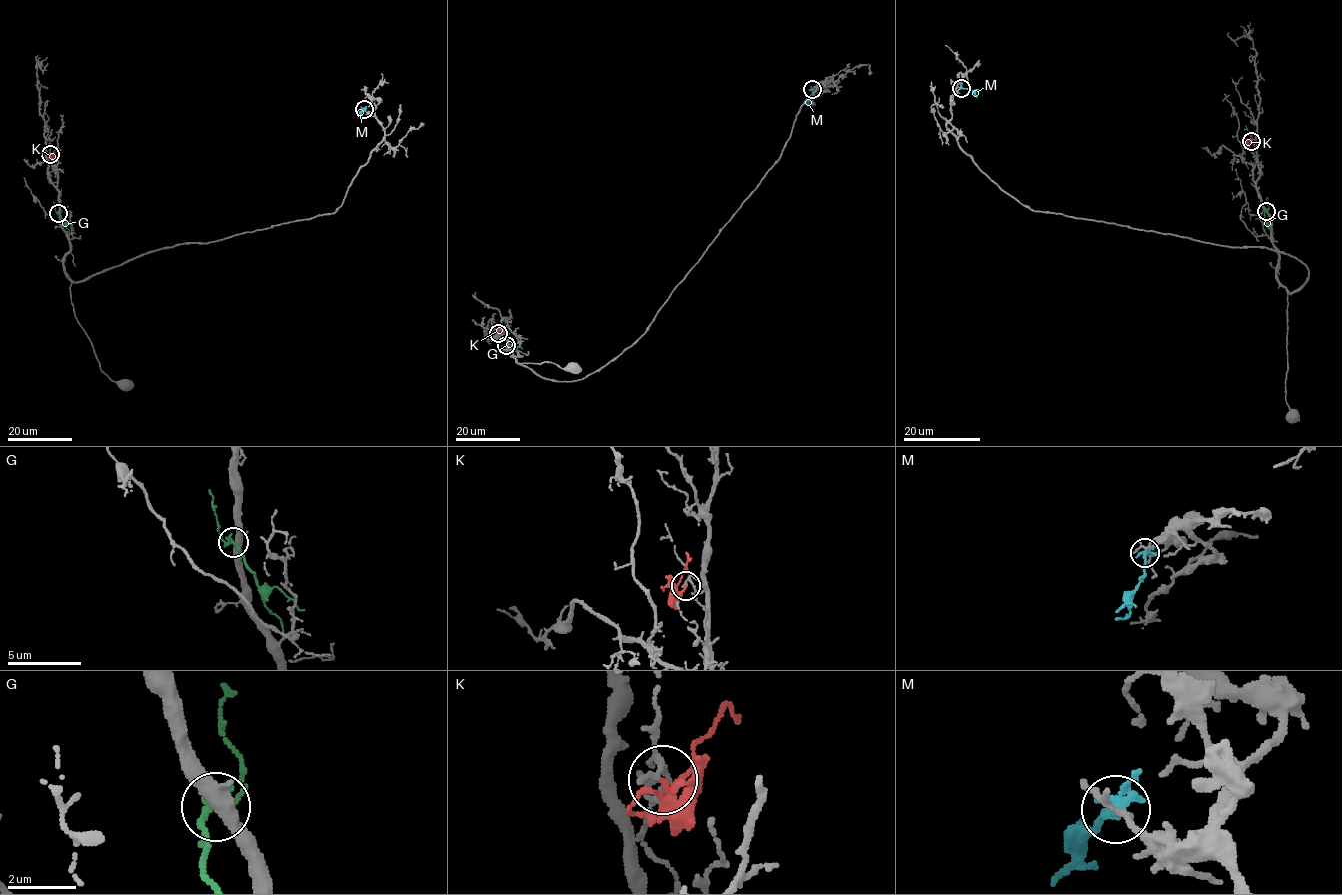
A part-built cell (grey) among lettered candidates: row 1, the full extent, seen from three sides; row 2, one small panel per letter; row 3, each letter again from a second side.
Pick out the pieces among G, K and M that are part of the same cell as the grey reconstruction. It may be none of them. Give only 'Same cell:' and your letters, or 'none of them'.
Same cell: M

